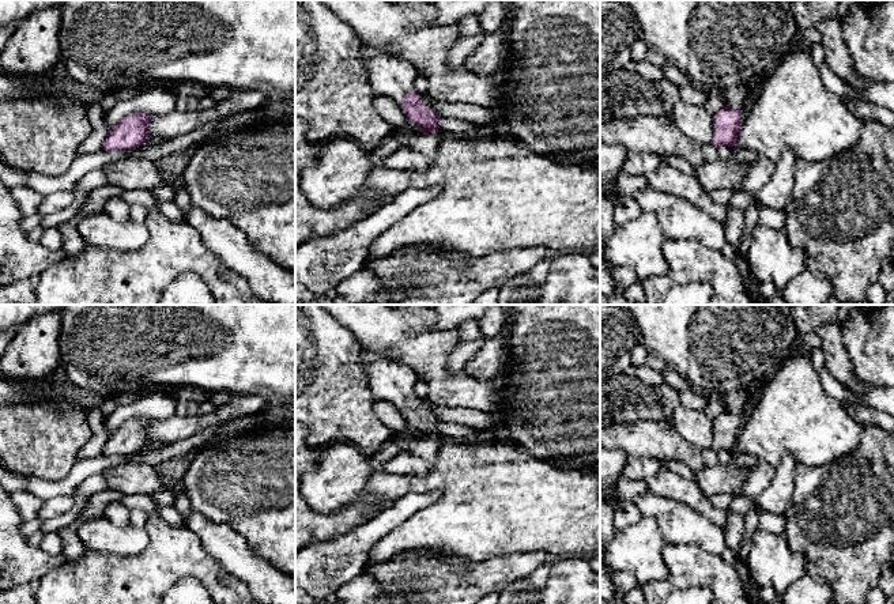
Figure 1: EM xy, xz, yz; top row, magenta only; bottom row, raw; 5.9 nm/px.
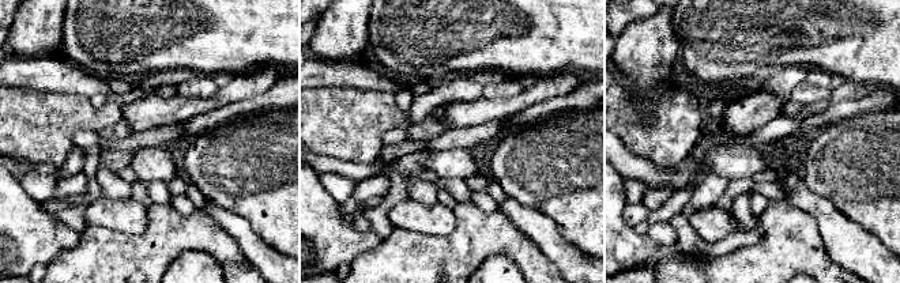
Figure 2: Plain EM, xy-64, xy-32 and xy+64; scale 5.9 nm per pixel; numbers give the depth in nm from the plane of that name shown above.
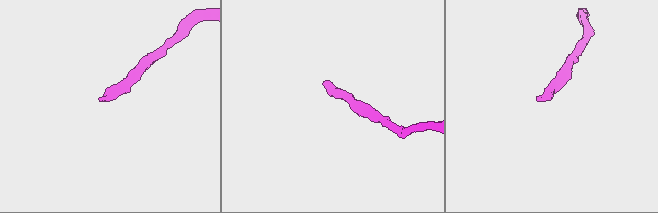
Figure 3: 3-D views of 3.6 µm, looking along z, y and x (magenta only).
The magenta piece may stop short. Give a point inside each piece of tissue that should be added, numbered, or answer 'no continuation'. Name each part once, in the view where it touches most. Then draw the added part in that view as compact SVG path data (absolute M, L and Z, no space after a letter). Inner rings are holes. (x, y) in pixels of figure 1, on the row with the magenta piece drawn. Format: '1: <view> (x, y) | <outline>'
1: xz (391, 75) | M363 41L365 65L374 91L400 102L414 91L418 69L396 48L377 49Z

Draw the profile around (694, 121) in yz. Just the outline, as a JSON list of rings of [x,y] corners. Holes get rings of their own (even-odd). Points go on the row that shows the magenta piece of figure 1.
[[[679,102],[674,110],[675,127],[699,146],[709,144],[713,139],[713,116],[703,105]]]

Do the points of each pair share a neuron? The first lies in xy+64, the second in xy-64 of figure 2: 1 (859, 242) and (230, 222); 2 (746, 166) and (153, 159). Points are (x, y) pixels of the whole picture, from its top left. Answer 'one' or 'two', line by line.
1: one
2: one

